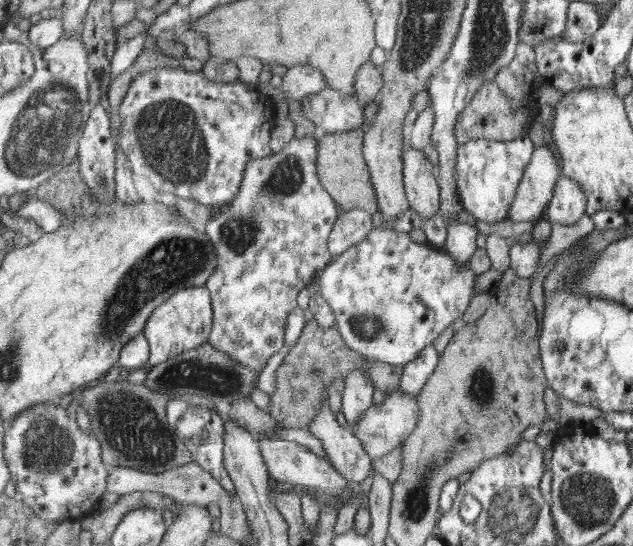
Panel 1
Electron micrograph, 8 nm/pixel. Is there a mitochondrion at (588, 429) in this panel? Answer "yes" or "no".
no

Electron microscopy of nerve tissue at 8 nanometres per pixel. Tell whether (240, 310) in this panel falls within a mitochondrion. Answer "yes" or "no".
no

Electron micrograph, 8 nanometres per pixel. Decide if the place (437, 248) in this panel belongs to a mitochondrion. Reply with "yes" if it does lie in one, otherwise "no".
no

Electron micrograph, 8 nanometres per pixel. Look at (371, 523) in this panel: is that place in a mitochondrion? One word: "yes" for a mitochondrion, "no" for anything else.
no

